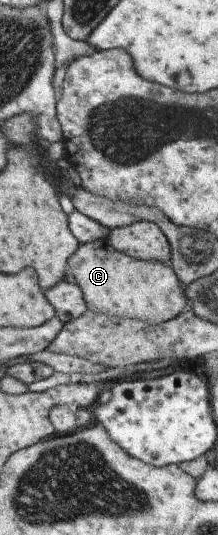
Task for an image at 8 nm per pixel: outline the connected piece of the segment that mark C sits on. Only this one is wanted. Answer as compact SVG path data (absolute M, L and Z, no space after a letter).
M106 238L82 242L73 258L71 274L82 290L86 308L158 325L175 318L185 308L185 296L169 263L142 261L118 253Z

